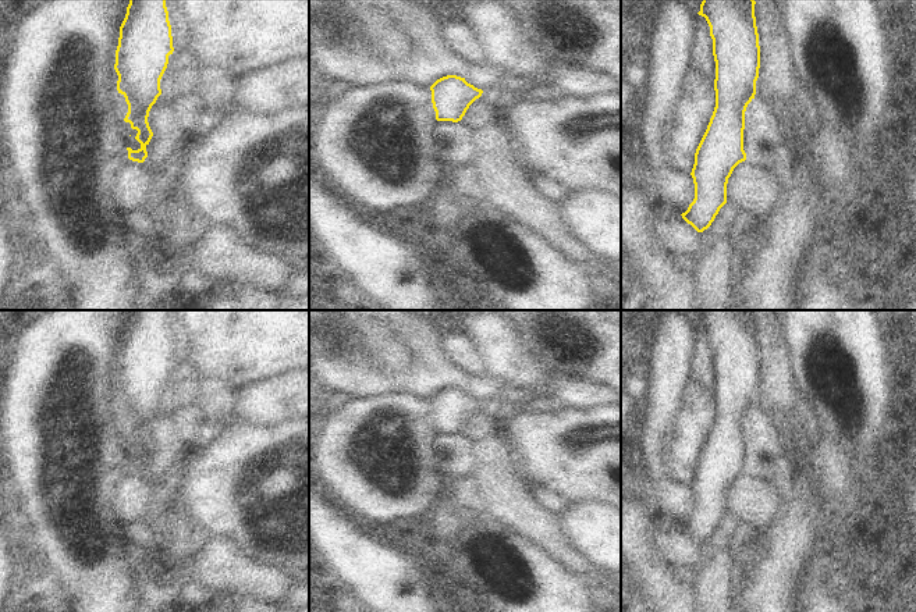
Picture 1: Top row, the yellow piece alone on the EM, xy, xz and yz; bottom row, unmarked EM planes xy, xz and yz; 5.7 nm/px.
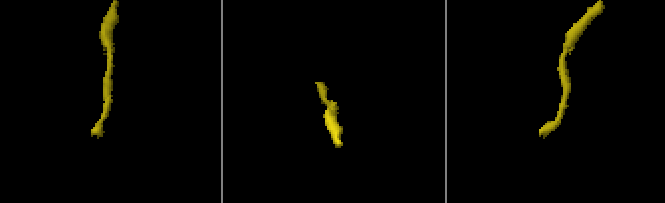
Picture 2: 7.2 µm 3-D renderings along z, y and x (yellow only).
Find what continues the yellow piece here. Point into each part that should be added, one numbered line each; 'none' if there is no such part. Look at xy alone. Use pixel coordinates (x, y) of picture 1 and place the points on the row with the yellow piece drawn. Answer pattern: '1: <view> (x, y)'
none

